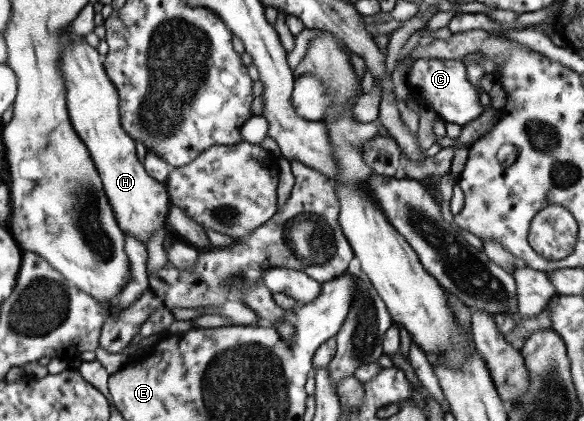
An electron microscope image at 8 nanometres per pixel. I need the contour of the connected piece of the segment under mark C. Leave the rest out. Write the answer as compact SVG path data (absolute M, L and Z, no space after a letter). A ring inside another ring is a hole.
M418 59L411 68L410 89L421 93L425 97L426 106L429 106L437 118L444 122L455 123L462 126L472 122L483 111L478 103L479 90L472 87L472 83L466 79L465 67L460 60L451 59Z

